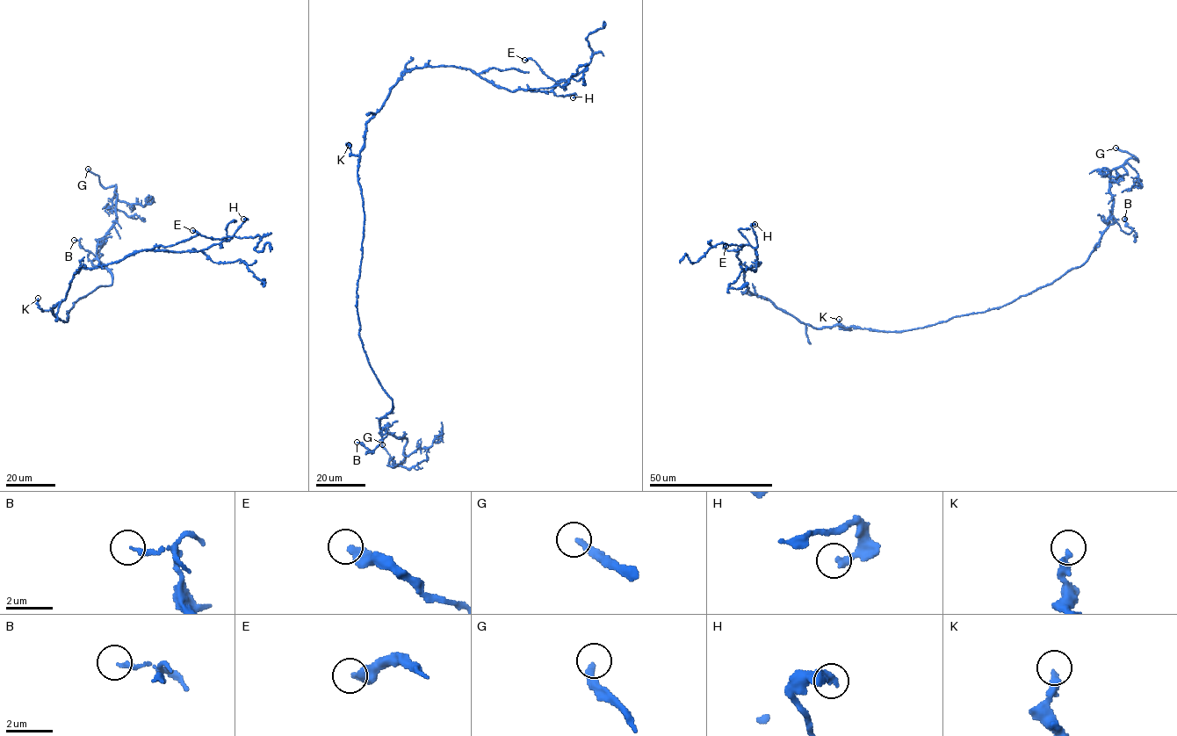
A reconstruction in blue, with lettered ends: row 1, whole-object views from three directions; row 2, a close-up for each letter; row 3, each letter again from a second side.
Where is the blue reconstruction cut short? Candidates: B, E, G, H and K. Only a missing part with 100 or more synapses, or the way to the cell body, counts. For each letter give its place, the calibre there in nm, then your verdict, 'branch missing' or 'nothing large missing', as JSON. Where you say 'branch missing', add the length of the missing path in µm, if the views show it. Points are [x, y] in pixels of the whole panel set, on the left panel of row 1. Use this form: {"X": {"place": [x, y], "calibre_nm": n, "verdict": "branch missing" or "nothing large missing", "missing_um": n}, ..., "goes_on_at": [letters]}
{"B": {"place": [74, 240], "calibre_nm": 190, "verdict": "nothing large missing"}, "E": {"place": [192, 230], "calibre_nm": 400, "verdict": "nothing large missing"}, "G": {"place": [88, 169], "calibre_nm": 280, "verdict": "branch missing", "missing_um": 10}, "H": {"place": [243, 219], "calibre_nm": 280, "verdict": "nothing large missing"}, "K": {"place": [38, 298], "calibre_nm": 280, "verdict": "nothing large missing"}, "goes_on_at": ["G"]}

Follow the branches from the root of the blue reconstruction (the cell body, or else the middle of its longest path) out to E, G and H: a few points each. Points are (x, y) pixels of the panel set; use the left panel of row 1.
E: (62, 321), (51, 309), (65, 298), (80, 269), (144, 250), (202, 250), (229, 236), (205, 237), (192, 230)
G: (62, 321), (68, 321), (73, 303), (111, 282), (97, 249), (115, 220), (116, 185), (104, 188), (88, 169)
H: (62, 321), (51, 309), (65, 298), (80, 269), (119, 263), (144, 250), (205, 249), (231, 238), (243, 219)

